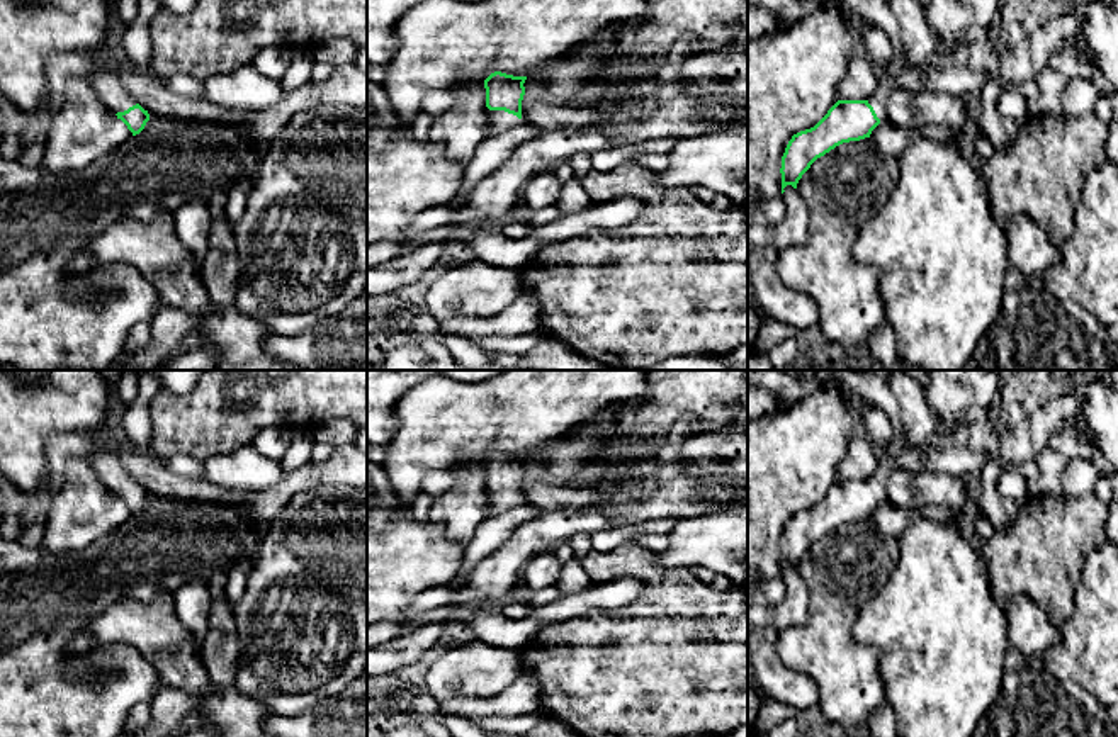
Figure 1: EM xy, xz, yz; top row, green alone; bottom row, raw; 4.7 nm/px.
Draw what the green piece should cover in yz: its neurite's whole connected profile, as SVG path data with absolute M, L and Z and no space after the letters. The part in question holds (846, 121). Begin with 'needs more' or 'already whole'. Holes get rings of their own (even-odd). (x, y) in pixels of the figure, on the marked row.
needs more; M895 56L889 68L878 70L877 88L868 100L838 100L814 127L792 136L782 156L782 194L787 185L797 188L817 158L843 143L870 138L872 131L887 121L887 100L902 66L904 59Z

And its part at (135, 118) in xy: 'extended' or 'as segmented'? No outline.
extended

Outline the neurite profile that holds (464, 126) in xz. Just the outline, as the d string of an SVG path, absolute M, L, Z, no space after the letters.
M471 80L457 83L450 92L455 100L445 114L433 117L428 138L443 144L447 156L466 166L489 136L486 88L483 82Z

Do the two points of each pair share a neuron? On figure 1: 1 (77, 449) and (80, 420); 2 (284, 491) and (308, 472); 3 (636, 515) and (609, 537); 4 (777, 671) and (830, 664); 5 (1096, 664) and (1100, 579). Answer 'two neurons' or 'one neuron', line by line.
1: two neurons
2: one neuron
3: two neurons
4: two neurons
5: one neuron

